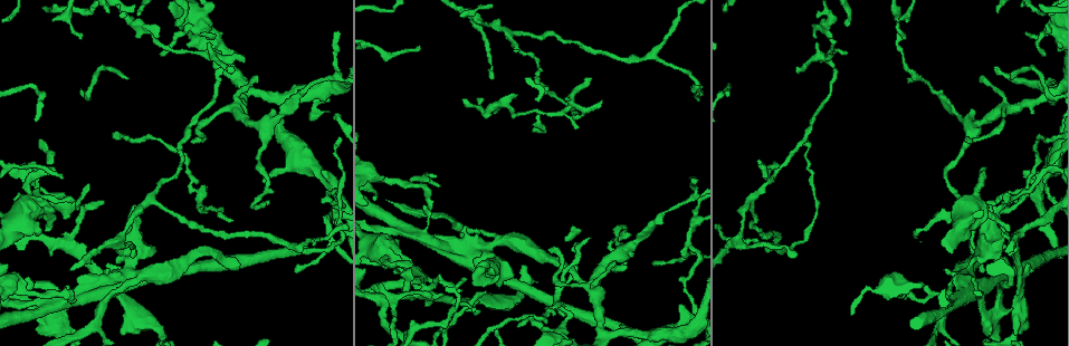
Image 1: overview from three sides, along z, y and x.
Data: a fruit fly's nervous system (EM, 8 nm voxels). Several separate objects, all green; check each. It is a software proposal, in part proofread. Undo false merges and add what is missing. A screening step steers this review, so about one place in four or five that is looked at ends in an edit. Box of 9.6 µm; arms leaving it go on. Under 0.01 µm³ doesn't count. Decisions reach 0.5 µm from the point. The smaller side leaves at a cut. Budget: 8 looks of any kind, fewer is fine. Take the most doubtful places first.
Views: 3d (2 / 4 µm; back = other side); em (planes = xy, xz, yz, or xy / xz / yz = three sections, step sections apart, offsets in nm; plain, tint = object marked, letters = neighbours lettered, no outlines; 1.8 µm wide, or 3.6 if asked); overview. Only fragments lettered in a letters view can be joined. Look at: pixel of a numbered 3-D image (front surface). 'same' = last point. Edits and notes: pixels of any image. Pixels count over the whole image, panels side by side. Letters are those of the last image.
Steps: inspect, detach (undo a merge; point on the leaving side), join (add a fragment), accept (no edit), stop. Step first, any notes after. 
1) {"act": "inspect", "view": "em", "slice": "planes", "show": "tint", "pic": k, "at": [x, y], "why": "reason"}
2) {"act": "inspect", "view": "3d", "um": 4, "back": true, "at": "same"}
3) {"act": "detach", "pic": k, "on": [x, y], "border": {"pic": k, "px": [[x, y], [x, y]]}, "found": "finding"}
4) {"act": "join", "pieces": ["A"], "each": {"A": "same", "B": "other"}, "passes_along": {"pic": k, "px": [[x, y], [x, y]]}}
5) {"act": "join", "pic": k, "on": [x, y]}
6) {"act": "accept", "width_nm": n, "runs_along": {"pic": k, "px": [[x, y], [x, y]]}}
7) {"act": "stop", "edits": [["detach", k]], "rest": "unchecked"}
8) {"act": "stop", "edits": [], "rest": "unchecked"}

{"act": "inspect", "view": "3d", "um": 2, "pic": 1, "at": [236, 269], "why": "thin end"}

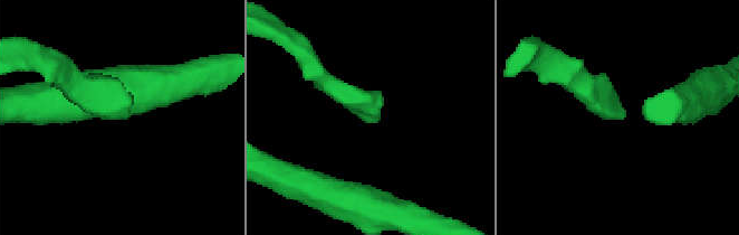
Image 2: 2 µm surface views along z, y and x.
{"act": "inspect", "view": "em", "slice": "planes", "show": "letters", "pic": 2, "at": [127, 117]}

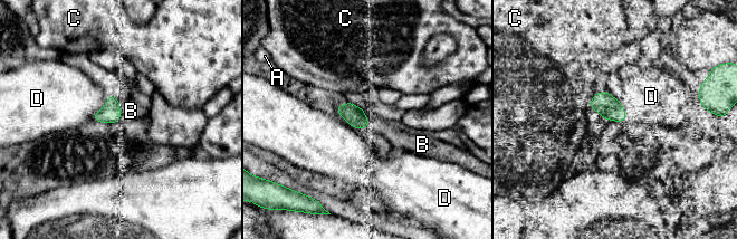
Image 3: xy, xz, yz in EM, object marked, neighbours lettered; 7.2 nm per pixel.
{"act": "join", "pieces": ["B"], "each": {"A": "other", "B": "same", "C": "other", "D": "other"}, "found": "the neuron continues"}

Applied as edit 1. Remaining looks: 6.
{"act": "inspect", "view": "em", "slice": "yz", "step": 8, "show": "tint", "pic": 1, "at": [49, 210], "why": "sudden change in width"}

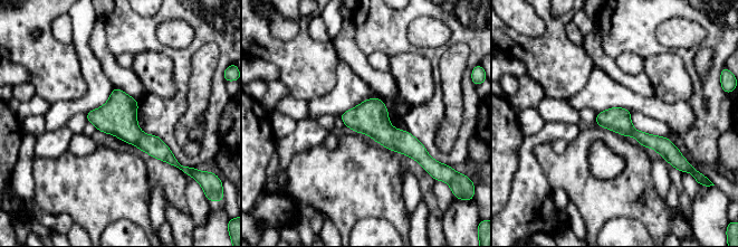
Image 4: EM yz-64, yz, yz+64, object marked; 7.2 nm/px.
{"act": "inspect", "view": "em", "slice": "yz", "step": 8, "show": "letters", "at": "same", "why": "what lies round it"}

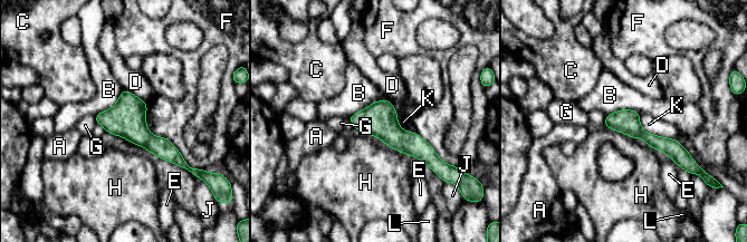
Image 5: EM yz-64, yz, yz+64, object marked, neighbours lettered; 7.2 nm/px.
{"act": "accept", "each": {"A": "other", "B": "other", "C": "other", "D": "other", "E": "other", "F": "other", "G": "other", "H": "other", "J": "other", "K": "other", "L": "other"}, "runs_along": {"pic": 5, "px": [[353, 118], [379, 120], [432, 158]]}, "found": "continuous, no second neuron"}

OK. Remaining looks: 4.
{"act": "inspect", "view": "em", "slice": "xy", "step": 4, "show": "tint", "pic": 1, "at": [956, 298], "why": "arms run side by side"}

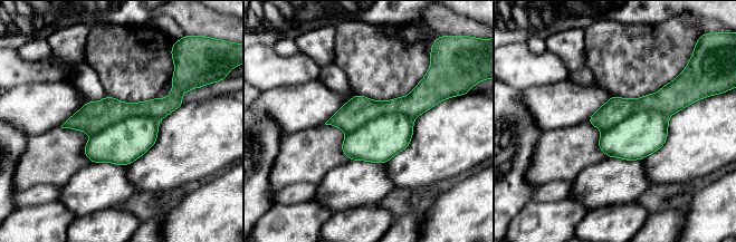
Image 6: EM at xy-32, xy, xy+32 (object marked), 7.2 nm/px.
{"act": "inspect", "view": "em", "slice": "planes", "show": "tint", "at": "same", "why": "cut it another way"}

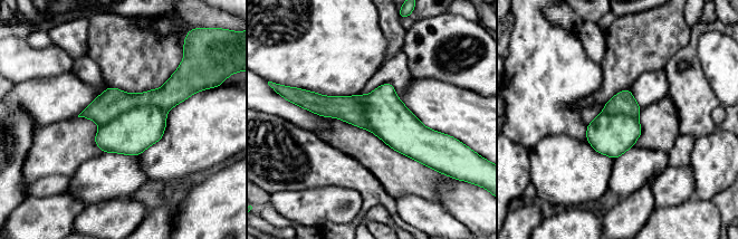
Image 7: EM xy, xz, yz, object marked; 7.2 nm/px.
{"act": "inspect", "view": "em", "slice": "planes", "show": "letters", "at": "same"}

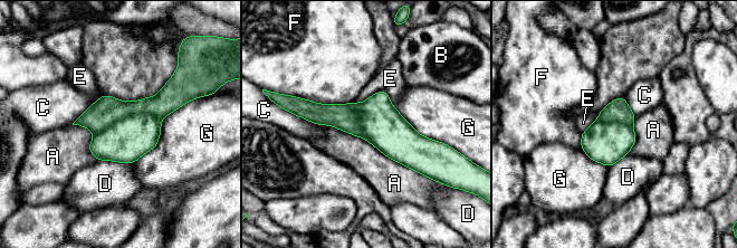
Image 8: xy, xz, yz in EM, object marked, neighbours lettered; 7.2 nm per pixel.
{"act": "detach", "pic": 8, "on": [126, 141], "width_nm": 320, "each": {"A": "other", "B": "other", "C": "other", "D": "other", "E": "other", "F": "other", "G": "other"}, "border": {"pic": 8, "px": [[161, 118], [131, 114], [95, 134]]}, "found": "two neurons meet here"}

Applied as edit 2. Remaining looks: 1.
{"act": "stop", "edits": [["join", 3], ["detach", 8]], "rest": "unchecked"}

